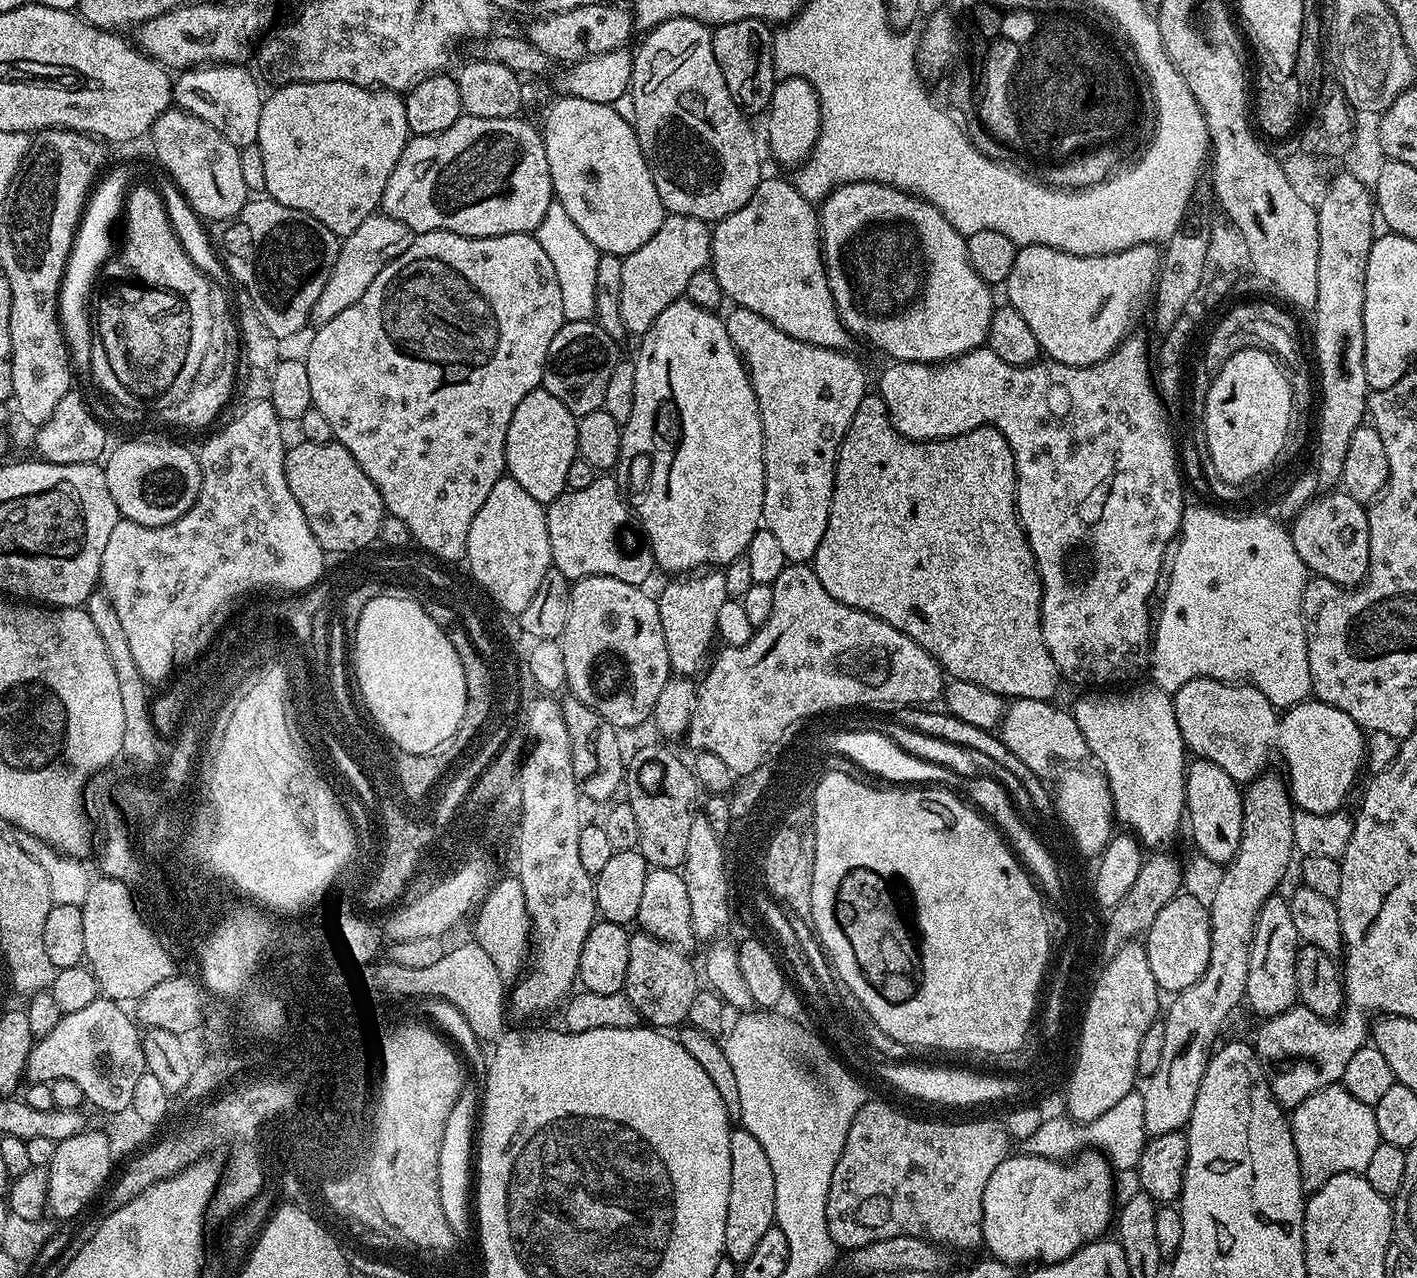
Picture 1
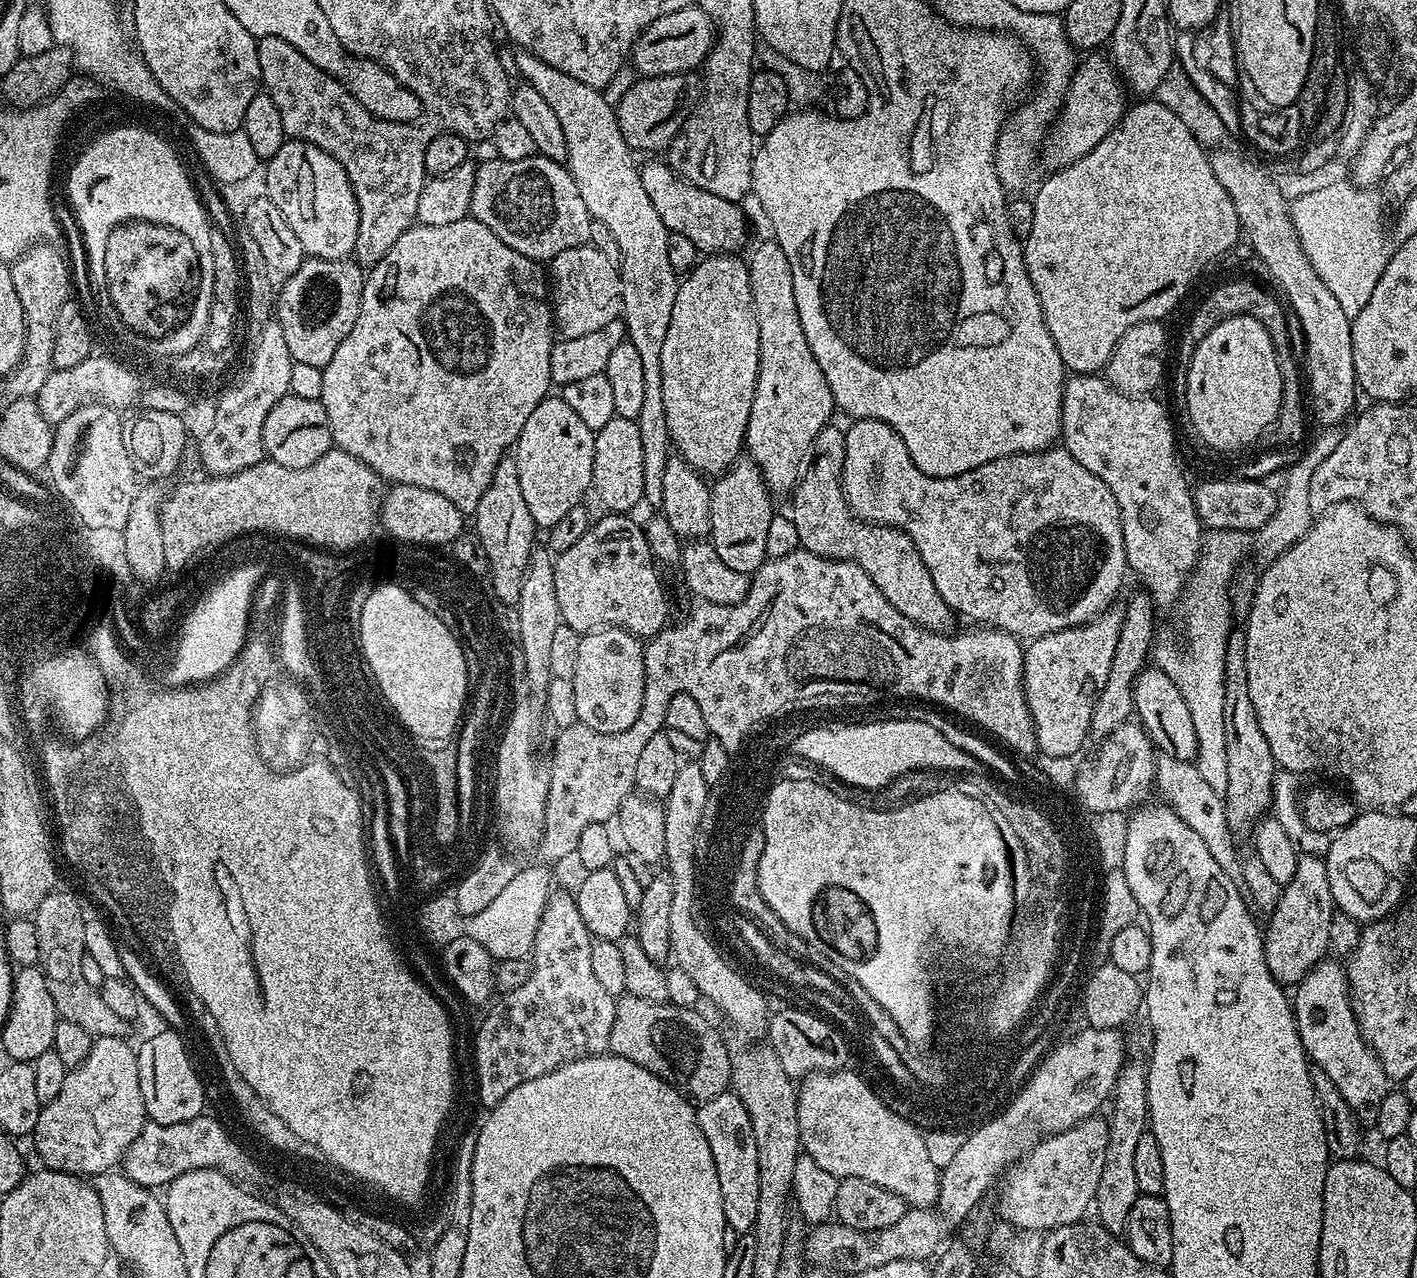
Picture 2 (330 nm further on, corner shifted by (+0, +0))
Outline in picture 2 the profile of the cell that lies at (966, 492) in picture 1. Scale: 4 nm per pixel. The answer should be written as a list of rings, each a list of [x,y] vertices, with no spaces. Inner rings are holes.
[[[835,426],[820,431],[818,438],[814,438],[812,454],[807,468],[804,469],[804,475],[800,477],[800,481],[790,493],[792,499],[790,515],[794,526],[798,529],[800,548],[827,560],[852,560],[858,566],[862,566],[866,574],[870,574],[878,590],[886,594],[886,600],[903,616],[931,632],[951,633],[953,610],[942,598],[942,594],[938,594],[938,586],[934,586],[934,578],[930,578],[930,570],[926,570],[926,562],[922,562],[922,554],[918,554],[912,539],[902,530],[888,528],[884,524],[870,524],[852,513],[844,493],[844,459],[846,458],[844,433],[843,427],[835,428]]]

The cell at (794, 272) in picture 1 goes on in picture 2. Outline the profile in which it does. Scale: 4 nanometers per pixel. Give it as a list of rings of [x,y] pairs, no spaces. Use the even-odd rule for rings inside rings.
[[[663,159],[649,160],[652,161],[640,168],[642,187],[668,231],[686,234],[686,238],[694,242],[696,251],[700,254],[739,253],[739,248],[748,236],[748,220],[740,209],[741,205],[737,201],[718,198],[718,194],[710,194],[694,186],[689,180],[680,177]]]

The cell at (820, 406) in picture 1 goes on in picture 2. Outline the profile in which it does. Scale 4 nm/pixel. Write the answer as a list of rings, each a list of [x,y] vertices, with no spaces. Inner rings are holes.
[[[768,238],[753,250],[752,257],[747,257],[746,263],[752,283],[752,301],[758,318],[760,343],[760,373],[754,390],[754,402],[750,406],[746,450],[753,462],[760,467],[769,492],[788,494],[804,475],[812,454],[814,438],[818,438],[820,431],[829,427],[831,420],[828,419],[832,412],[837,411],[837,406],[830,394],[826,374],[822,374],[822,366],[818,366],[818,358],[814,358],[810,342],[806,342],[806,334],[802,330],[802,322],[798,318],[794,302],[794,274],[790,274],[790,261],[782,246],[778,246],[775,239]]]

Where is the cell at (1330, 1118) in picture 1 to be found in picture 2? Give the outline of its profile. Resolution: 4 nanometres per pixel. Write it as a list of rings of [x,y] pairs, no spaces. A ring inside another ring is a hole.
[[[1332,958],[1319,960],[1295,985],[1290,1003],[1296,1015],[1298,1038],[1302,1038],[1309,1061],[1330,1074],[1334,1086],[1342,1090],[1342,1098],[1346,1098],[1361,1121],[1375,1121],[1378,1106],[1382,1106],[1382,1098],[1386,1098],[1390,1090],[1390,1081],[1382,1070],[1382,1062],[1360,1033],[1360,1021],[1348,995],[1345,965],[1335,964]]]

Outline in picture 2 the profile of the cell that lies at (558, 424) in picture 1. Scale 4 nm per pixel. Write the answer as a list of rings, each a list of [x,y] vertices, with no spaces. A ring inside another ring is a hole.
[[[549,395],[538,406],[534,406],[534,414],[530,414],[530,418],[526,418],[526,426],[522,426],[522,434],[516,439],[514,445],[514,459],[518,466],[518,482],[522,482],[522,498],[526,498],[526,506],[530,509],[530,518],[536,523],[537,529],[547,530],[552,528],[554,522],[559,522],[566,513],[574,510],[574,506],[582,503],[585,499],[584,495],[589,495],[592,486],[592,471],[594,470],[595,441],[594,429],[586,426],[586,422],[582,422],[582,418],[578,418],[578,414],[574,414],[574,410],[570,410],[570,406],[566,406],[566,402],[559,395]]]

